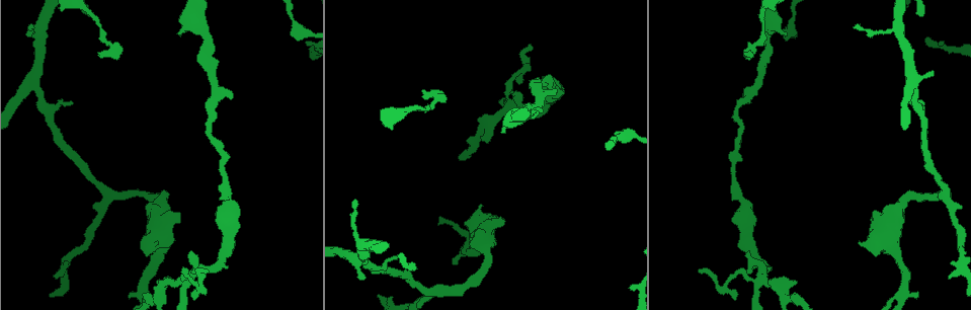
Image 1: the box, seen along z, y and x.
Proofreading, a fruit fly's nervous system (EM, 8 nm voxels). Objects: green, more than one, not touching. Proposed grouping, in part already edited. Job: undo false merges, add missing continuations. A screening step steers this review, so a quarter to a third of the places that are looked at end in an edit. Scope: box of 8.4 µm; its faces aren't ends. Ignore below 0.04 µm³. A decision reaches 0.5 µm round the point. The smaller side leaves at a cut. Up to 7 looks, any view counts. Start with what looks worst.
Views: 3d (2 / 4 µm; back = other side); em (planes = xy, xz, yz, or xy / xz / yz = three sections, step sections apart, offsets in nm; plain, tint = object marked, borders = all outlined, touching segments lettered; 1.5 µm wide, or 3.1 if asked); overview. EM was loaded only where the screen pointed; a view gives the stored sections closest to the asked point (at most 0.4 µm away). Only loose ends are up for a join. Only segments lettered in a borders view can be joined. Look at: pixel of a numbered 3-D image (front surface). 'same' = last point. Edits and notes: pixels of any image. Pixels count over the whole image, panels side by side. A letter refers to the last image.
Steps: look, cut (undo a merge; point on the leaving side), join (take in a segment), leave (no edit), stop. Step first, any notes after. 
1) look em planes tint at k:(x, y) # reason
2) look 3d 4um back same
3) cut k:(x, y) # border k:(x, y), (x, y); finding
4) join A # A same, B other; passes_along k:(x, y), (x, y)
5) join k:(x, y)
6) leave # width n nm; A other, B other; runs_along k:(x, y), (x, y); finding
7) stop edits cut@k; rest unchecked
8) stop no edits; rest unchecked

look em planes borders at 1:(393, 257) # tapers out

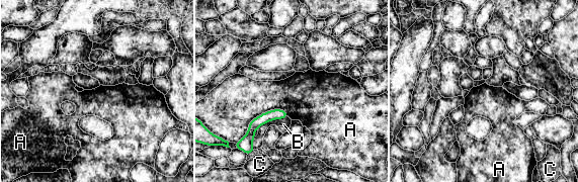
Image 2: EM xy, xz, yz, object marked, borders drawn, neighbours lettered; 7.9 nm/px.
leave # width 90 nm; A other, B other, C other; runs_along 2:(282, 112), (261, 119), (238, 146); none of them fits

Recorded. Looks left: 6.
look em xz step 4 plain at 1:(504, 131)

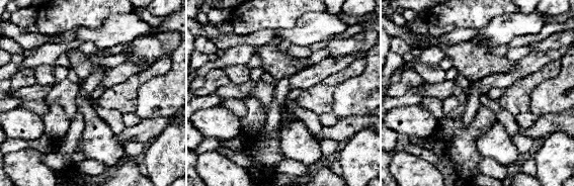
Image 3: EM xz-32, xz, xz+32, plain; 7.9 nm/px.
look em xz step 4 borders same # what lies round it

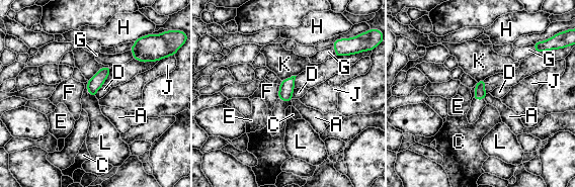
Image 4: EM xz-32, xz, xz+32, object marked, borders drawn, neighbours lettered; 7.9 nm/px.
leave # A other, C other, D other, E other, F other, G other, H other, J other, K other, L other; border 4:(487, 94), (484, 99); no lettered segment goes on from it

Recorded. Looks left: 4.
look em planes borders at 1:(787, 300) # a fork

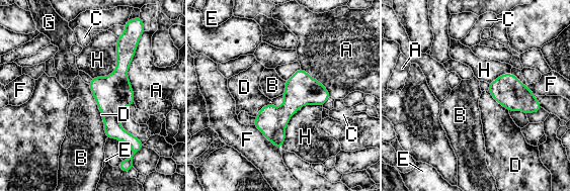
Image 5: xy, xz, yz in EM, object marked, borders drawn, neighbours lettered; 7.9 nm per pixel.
leave # longest_contact A 550 nm; A other, B other, C other, D other, E other, F other, G other, H other; runs_along 5:(125, 35), (112, 124), (135, 150); all the same neuron

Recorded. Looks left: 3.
stop no edits; rest unchecked

